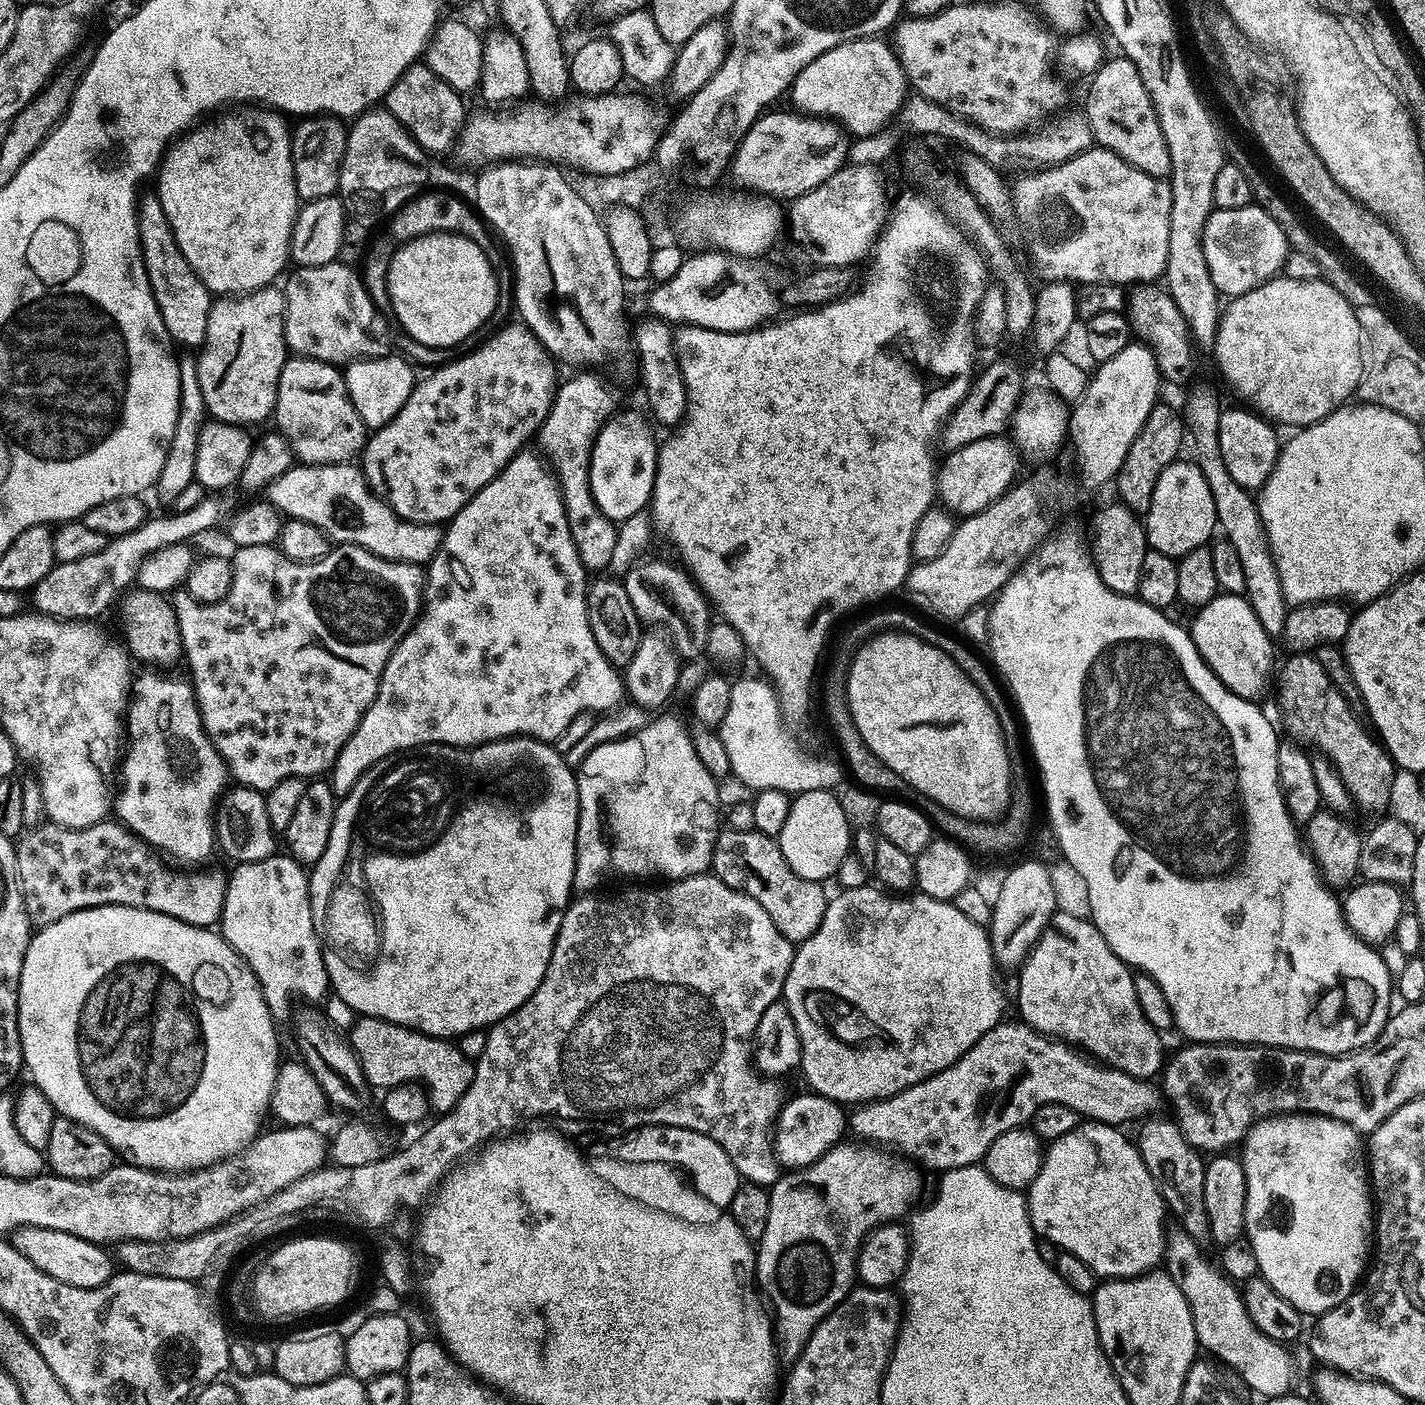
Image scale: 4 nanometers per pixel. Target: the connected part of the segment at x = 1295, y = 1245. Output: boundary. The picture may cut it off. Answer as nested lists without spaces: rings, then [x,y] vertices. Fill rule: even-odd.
[[[1310,1112],[1271,1114],[1257,1120],[1248,1128],[1244,1133],[1240,1150],[1238,1159],[1244,1168],[1246,1178],[1243,1235],[1254,1250],[1259,1275],[1263,1276],[1266,1282],[1270,1282],[1270,1286],[1274,1286],[1274,1290],[1278,1290],[1278,1294],[1282,1294],[1282,1298],[1286,1298],[1286,1302],[1293,1304],[1301,1314],[1328,1312],[1334,1306],[1341,1304],[1351,1292],[1356,1291],[1365,1275],[1366,1265],[1370,1260],[1370,1245],[1374,1240],[1374,1200],[1370,1195],[1370,1169],[1366,1163],[1366,1148],[1362,1143],[1361,1133],[1351,1128],[1349,1124],[1344,1124],[1330,1116]]]

